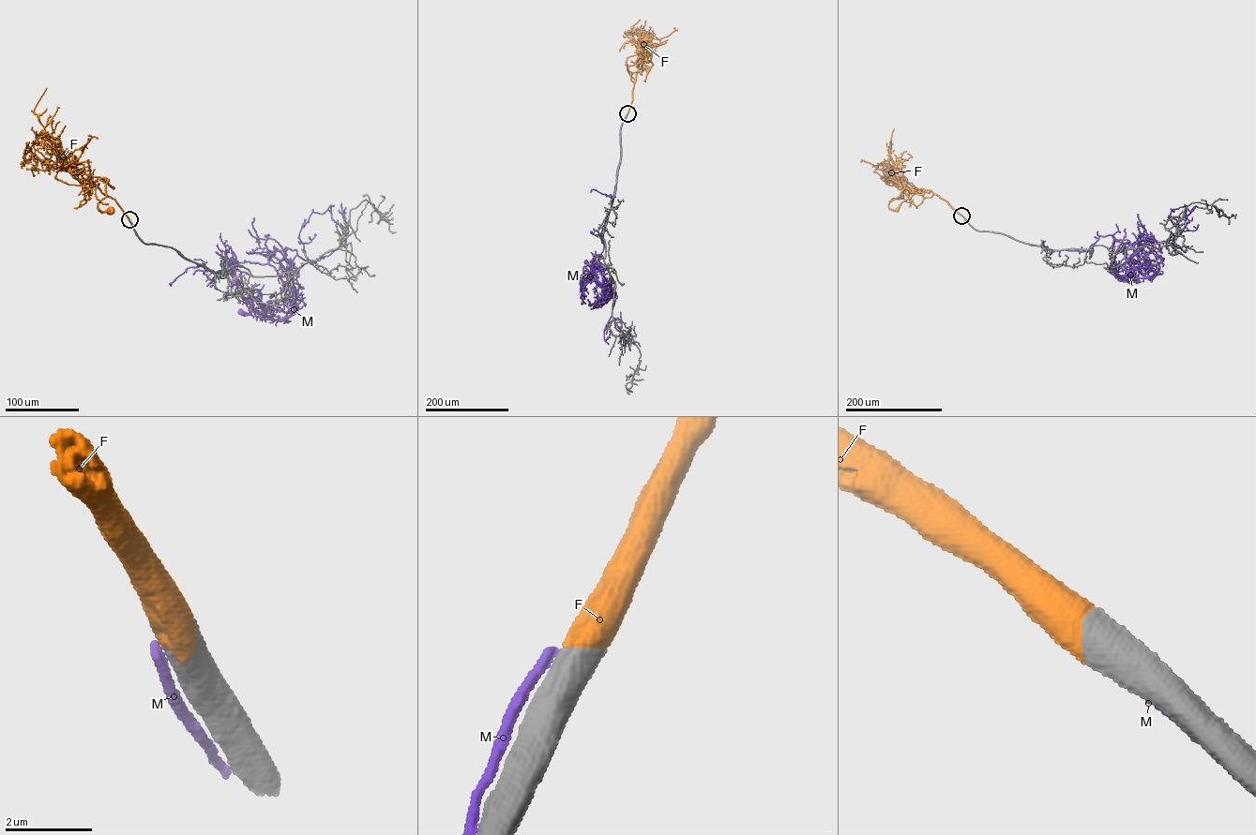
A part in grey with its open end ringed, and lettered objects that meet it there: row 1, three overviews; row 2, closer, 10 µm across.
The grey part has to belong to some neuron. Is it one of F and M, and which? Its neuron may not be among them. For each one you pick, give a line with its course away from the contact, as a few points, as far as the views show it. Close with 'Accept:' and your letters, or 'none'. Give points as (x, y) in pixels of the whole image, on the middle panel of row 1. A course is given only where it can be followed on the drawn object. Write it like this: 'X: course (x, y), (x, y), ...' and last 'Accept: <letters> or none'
F: course (628, 113), (638, 67), (646, 69), (653, 65), (651, 54), (646, 51), (646, 60)
Accept: F

